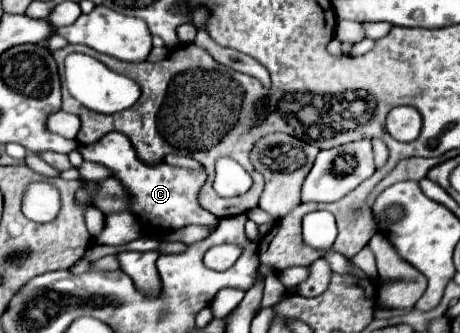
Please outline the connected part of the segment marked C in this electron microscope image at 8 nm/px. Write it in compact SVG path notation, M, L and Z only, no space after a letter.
M107 133L101 141L91 143L91 145L79 145L77 151L85 161L91 163L101 163L111 171L115 179L121 181L121 185L127 189L129 197L129 211L137 217L137 221L143 227L145 237L155 237L161 239L169 231L177 231L187 225L205 225L209 229L217 227L217 217L213 213L205 211L199 205L199 191L201 185L207 181L205 169L185 169L185 167L173 167L167 163L157 163L157 165L145 165L139 161L131 141L123 133Z

